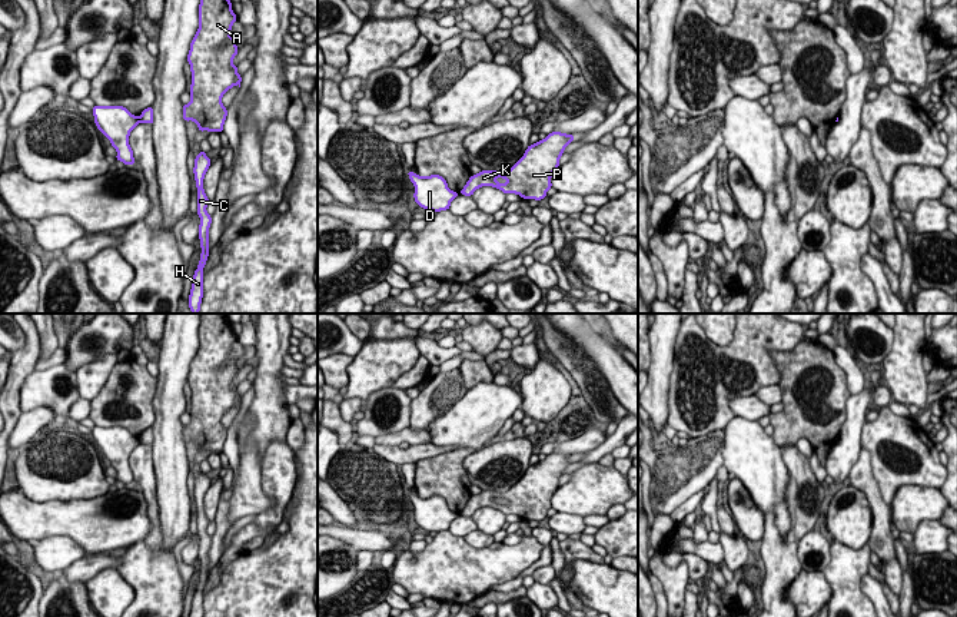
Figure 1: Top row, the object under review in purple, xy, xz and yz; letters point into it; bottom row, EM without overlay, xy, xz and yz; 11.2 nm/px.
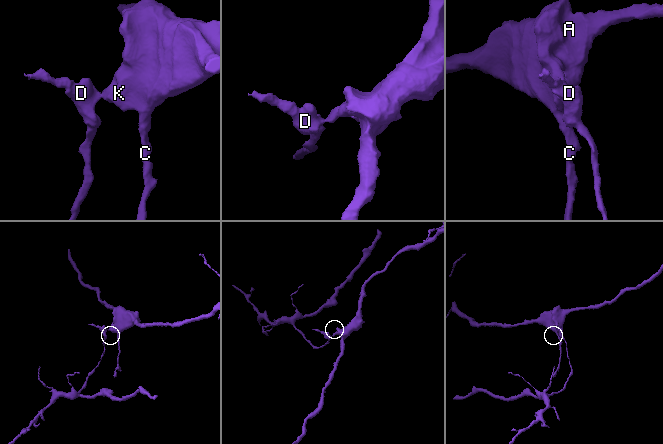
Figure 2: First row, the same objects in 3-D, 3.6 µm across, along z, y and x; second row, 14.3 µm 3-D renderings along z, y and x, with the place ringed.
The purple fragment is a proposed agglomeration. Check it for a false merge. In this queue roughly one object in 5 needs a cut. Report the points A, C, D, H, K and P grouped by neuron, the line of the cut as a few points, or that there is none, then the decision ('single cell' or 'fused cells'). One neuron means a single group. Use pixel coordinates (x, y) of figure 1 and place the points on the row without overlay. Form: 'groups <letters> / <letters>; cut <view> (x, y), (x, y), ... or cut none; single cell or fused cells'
groups A C H K P / D; cut xy (138, 438), (140, 441); fused cells

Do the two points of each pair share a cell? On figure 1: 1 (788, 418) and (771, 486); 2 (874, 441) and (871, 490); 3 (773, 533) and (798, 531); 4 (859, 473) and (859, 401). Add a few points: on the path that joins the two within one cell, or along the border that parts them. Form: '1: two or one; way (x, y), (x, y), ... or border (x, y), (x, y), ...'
1: two; border (771, 437), (781, 447)
2: two; border (863, 447), (869, 453), (871, 474), (887, 504)
3: one; way (777, 540), (786, 546), (793, 538)
4: two; border (861, 447), (859, 460), (851, 468), (847, 481)

